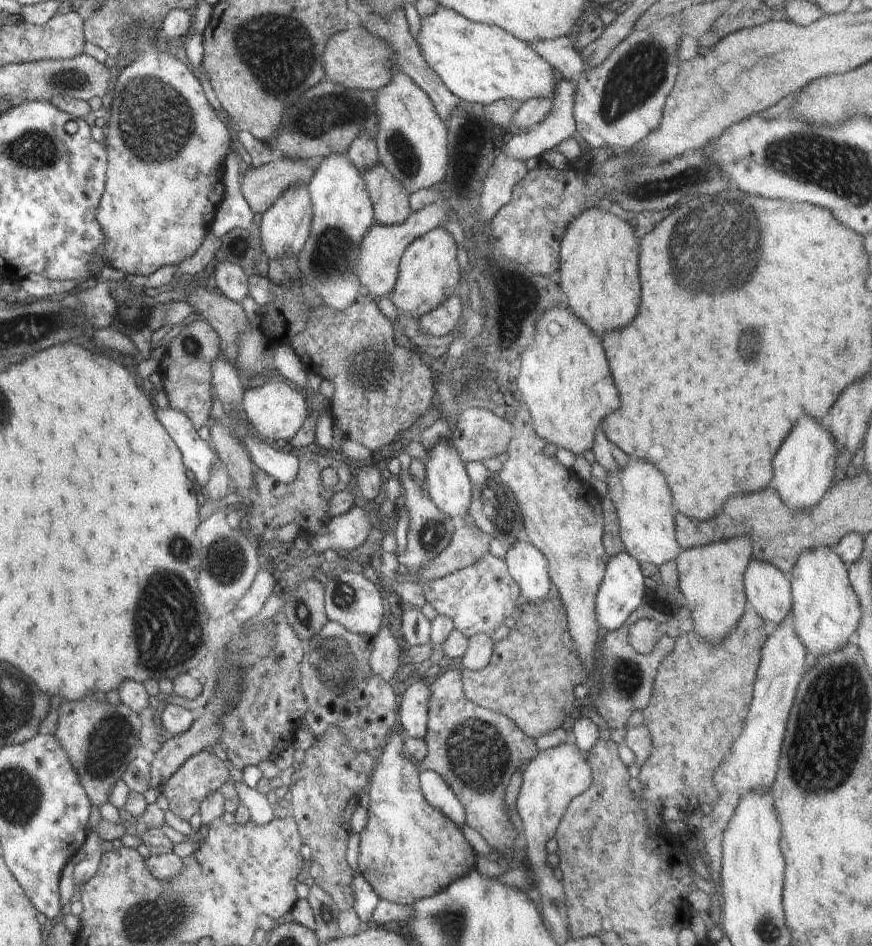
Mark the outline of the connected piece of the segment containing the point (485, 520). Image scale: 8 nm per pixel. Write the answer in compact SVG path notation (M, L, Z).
M470 461L466 463L466 472L472 484L472 496L468 513L476 526L483 533L500 540L505 547L516 543L518 532L524 528L524 522L522 522L522 512L520 512L514 492L500 478L498 472L490 471L484 463Z

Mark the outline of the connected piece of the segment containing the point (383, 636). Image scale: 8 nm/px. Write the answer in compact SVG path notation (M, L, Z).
M384 626L373 637L370 666L374 675L386 681L390 680L397 671L403 671L406 668L398 640L389 626Z

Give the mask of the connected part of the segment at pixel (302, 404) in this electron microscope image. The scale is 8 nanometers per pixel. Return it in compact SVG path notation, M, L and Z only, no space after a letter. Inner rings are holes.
M281 377L272 378L256 388L245 389L242 406L248 421L256 428L259 436L269 443L280 438L290 442L310 415L304 394Z

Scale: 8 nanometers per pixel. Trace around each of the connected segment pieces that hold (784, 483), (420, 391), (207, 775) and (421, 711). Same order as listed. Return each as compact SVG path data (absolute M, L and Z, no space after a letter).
M802 416L790 436L784 440L780 450L772 460L774 468L774 489L778 492L782 502L787 508L796 512L804 512L816 506L816 503L828 492L832 485L836 471L836 457L839 449L834 442L834 436L828 426Z
M362 292L354 304L342 312L324 306L316 308L306 322L306 328L292 338L292 350L297 353L305 370L323 380L330 380L334 386L330 402L333 424L340 427L344 436L366 446L373 453L388 449L396 434L406 432L420 416L426 414L435 392L432 371L426 368L428 365L422 360L421 352L399 347L395 336L394 326L385 312L378 308L377 300Z
M200 751L186 760L184 764L181 764L160 791L166 796L166 800L169 802L169 810L172 811L172 814L176 814L182 820L189 821L190 818L199 814L202 800L208 794L218 791L221 784L224 784L230 778L232 777L224 761L221 761L214 753Z
M410 679L406 685L402 685L402 702L397 711L400 716L399 723L408 734L408 738L424 740L428 722L428 700L430 687L423 680Z

